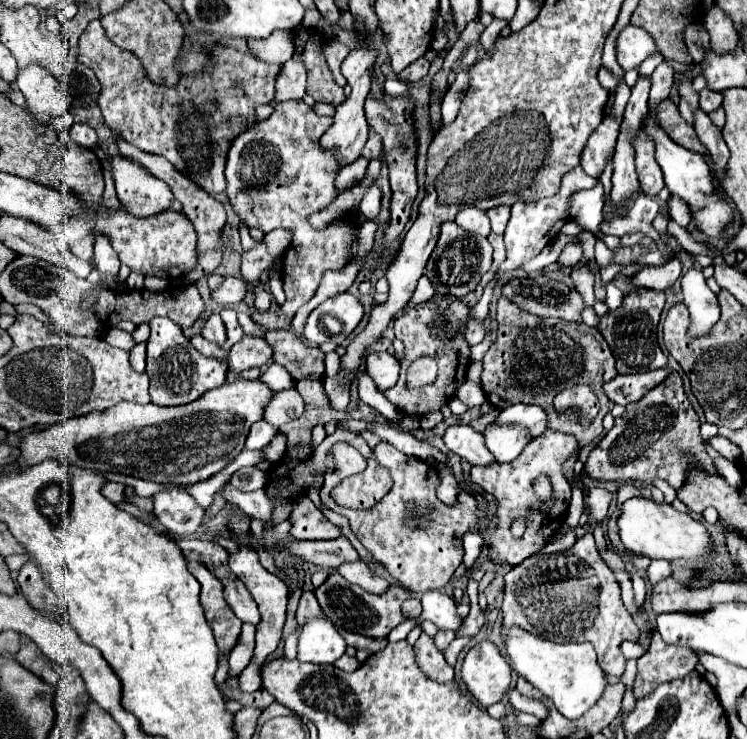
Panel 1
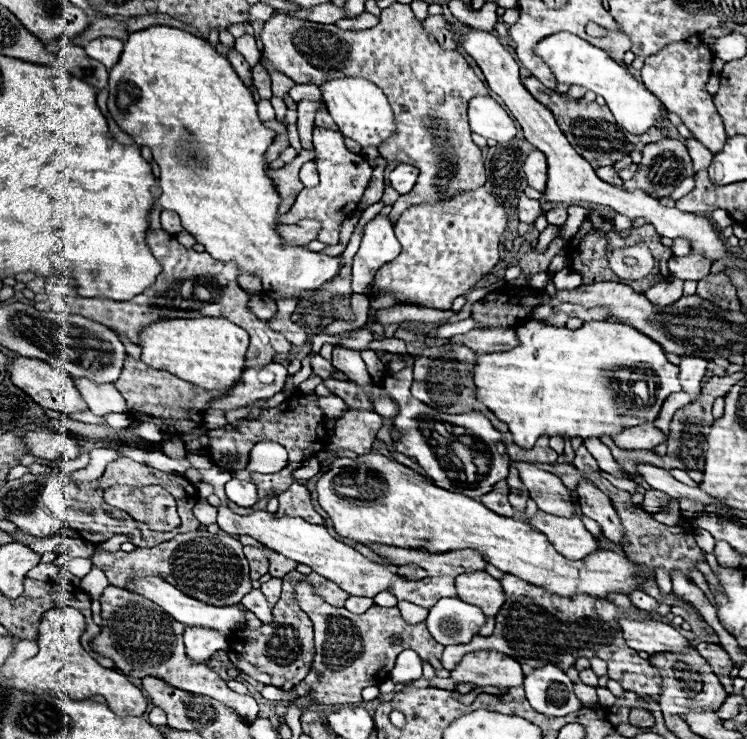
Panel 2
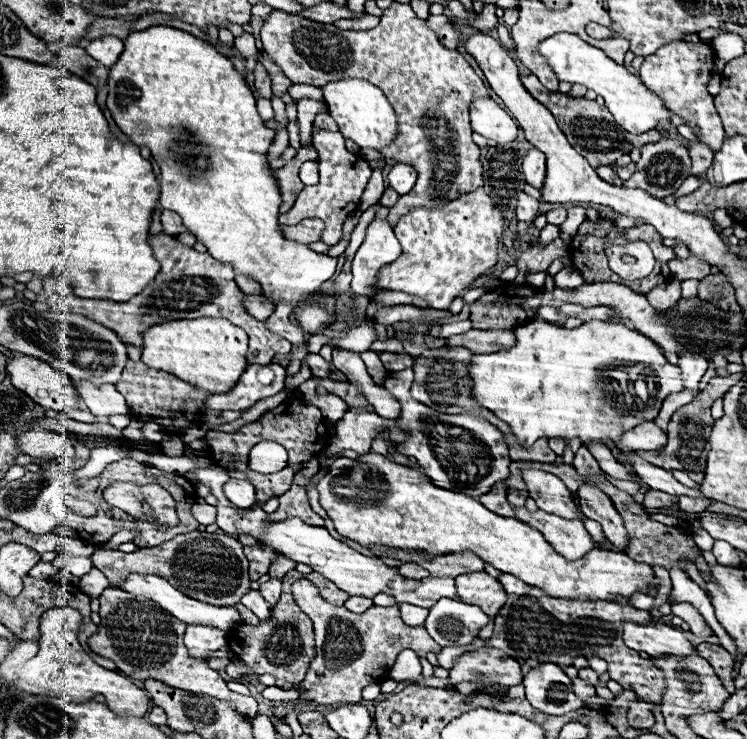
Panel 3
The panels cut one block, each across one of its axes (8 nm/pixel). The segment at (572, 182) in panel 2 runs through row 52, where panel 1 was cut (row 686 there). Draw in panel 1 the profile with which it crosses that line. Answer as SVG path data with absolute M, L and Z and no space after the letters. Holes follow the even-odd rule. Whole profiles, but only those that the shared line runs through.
M484 640L466 654L462 680L482 706L492 706L510 690L512 668L500 650L492 642Z

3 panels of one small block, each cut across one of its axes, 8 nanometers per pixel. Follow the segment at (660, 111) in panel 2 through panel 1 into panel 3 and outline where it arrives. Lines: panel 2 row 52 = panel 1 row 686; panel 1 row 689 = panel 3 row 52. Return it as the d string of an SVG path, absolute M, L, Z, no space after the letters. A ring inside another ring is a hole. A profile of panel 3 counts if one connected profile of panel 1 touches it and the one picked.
M568 32L554 34L538 44L538 52L540 52L540 56L546 58L548 66L554 70L554 74L560 82L582 84L588 90L594 90L596 94L600 94L606 100L608 110L612 112L612 116L616 118L616 124L622 130L626 130L630 134L644 134L652 128L660 128L660 130L672 128L672 124L670 124L672 112L664 106L664 102L652 90L648 90L640 82L640 78L630 74L624 66L610 60L600 48L590 46L576 34L568 34Z

